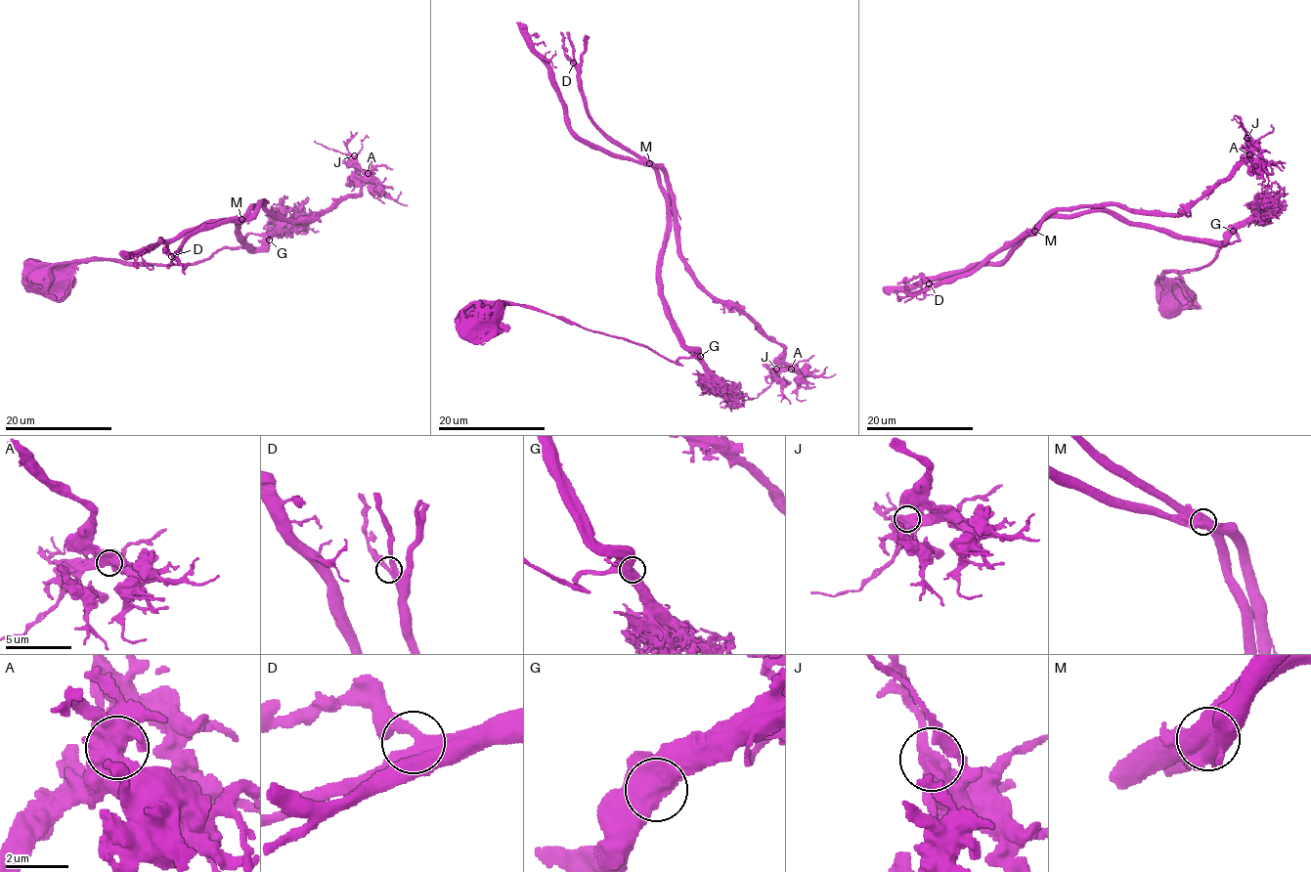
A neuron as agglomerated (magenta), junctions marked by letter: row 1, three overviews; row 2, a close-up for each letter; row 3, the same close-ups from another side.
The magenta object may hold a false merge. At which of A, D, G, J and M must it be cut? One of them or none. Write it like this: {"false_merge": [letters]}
{"false_merge": ["M"]}

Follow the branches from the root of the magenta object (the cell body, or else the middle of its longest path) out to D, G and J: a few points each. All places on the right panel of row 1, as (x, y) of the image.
D: (1186, 296), (1162, 275), (1206, 265), (1238, 239), (1232, 227), (1201, 240), (1103, 211), (1049, 215), (929, 283)
G: (1186, 296), (1187, 289), (1171, 285), (1162, 275), (1206, 265), (1226, 244), (1238, 239), (1233, 227), (1233, 231)
J: (1186, 296), (1162, 275), (1206, 265), (1232, 227), (1042, 219), (1177, 214), (1246, 138)

